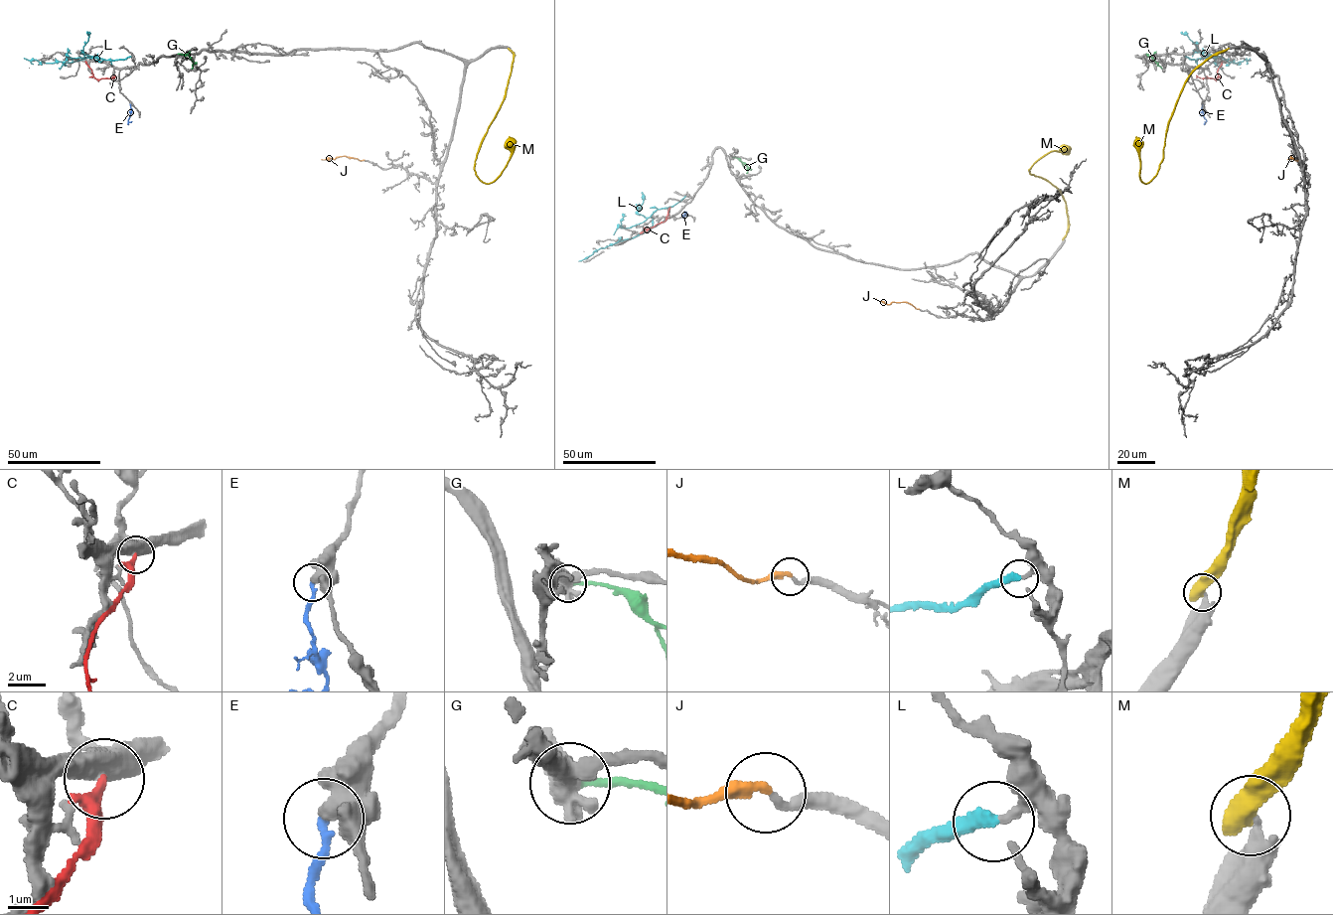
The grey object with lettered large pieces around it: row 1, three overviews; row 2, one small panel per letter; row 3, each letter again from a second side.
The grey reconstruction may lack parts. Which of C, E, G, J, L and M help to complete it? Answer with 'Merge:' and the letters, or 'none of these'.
Merge: J

